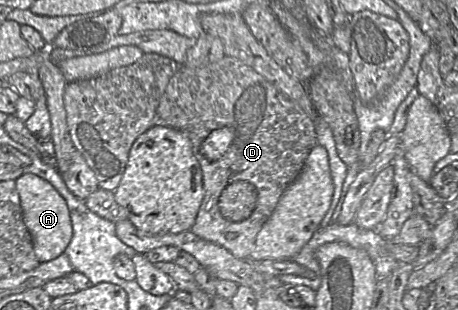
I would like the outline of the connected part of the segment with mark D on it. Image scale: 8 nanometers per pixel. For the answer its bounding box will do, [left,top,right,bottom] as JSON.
[64,53,316,260]

